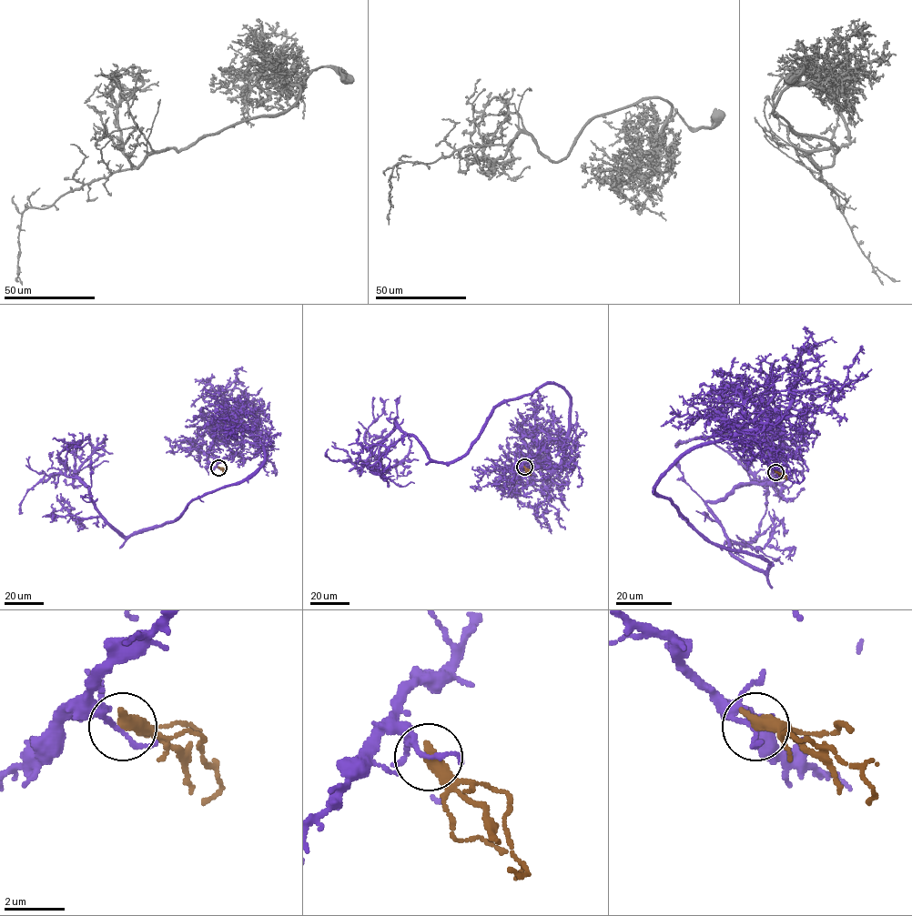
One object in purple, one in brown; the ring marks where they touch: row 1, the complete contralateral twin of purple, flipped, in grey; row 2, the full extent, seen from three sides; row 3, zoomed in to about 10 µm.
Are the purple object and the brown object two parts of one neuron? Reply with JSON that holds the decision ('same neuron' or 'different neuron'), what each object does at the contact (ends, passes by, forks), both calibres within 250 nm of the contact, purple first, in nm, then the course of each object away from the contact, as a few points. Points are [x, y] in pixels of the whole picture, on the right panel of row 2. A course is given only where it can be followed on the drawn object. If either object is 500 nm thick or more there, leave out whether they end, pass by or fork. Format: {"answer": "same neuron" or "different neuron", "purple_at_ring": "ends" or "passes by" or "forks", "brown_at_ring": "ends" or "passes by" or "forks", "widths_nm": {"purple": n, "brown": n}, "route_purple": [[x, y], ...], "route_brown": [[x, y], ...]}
{"answer": "different neuron", "widths_nm": {"purple": 120, "brown": 500}, "route_purple": [[775, 472], [734, 436], [687, 449], [655, 490], [765, 570], [729, 550], [706, 503], [769, 483], [781, 430]], "route_brown": [[775, 472], [786, 479]]}

